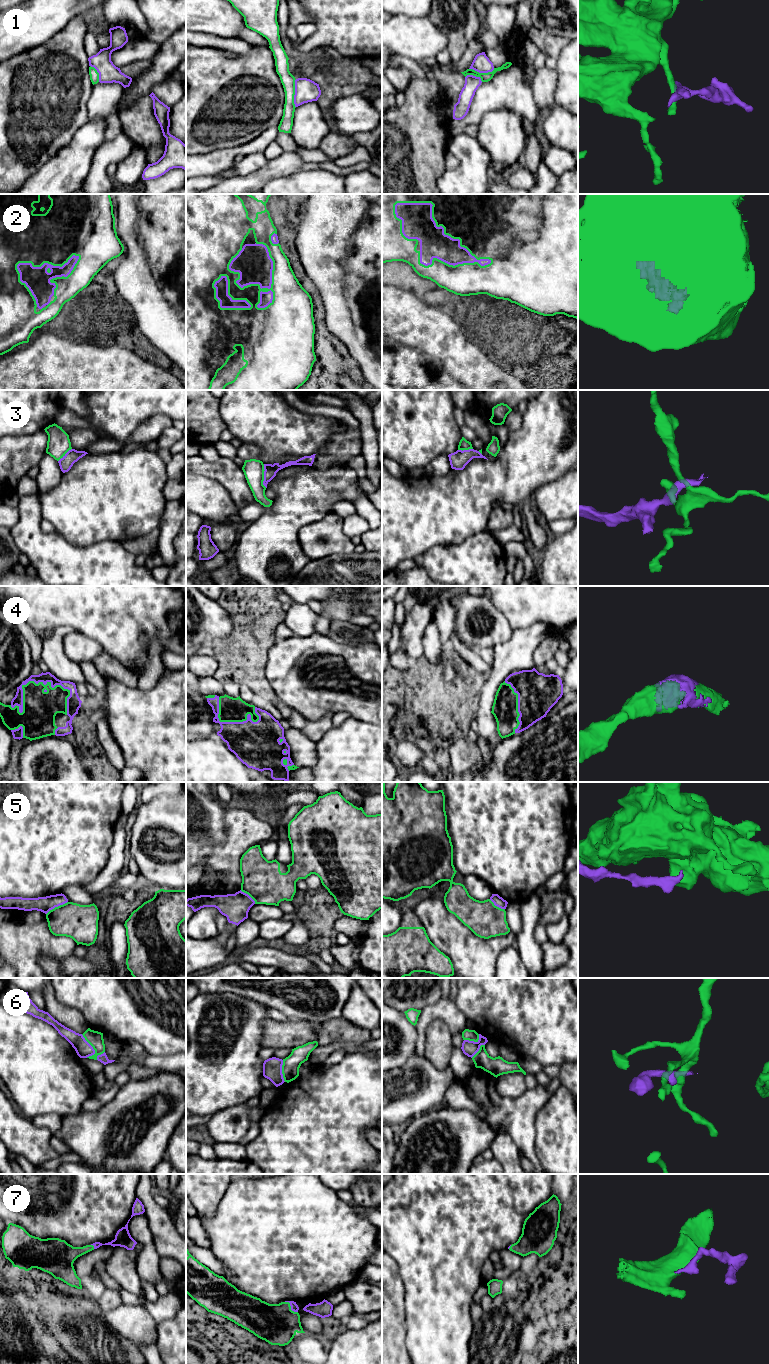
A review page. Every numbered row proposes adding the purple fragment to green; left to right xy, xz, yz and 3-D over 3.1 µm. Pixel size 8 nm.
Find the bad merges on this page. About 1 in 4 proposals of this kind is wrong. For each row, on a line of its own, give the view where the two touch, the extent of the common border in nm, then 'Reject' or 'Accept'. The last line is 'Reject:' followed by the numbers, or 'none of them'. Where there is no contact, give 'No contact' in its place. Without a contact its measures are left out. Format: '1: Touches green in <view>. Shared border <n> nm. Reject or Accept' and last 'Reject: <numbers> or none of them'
1: Touches green in xz. Shared border 240 nm. Reject
2: Touches green in yz. Shared border 900 nm. Accept
3: Touches green in xz. Shared border 190 nm. Reject
4: Touches green in xy. Shared border 500 nm. Accept
5: Touches green in xy. Shared border 200 nm. Reject
6: Touches green in xy. Shared border 200 nm. Reject
7: Touches green in xz. Shared border 140 nm. Accept
Reject: 1, 3, 5, 6

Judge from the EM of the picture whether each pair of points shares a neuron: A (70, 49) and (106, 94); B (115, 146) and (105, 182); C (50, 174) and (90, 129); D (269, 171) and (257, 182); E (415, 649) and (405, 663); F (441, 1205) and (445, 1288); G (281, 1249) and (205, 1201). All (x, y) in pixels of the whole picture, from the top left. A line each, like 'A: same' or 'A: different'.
A: different
B: same
C: same
D: same
E: different
F: same
G: different

